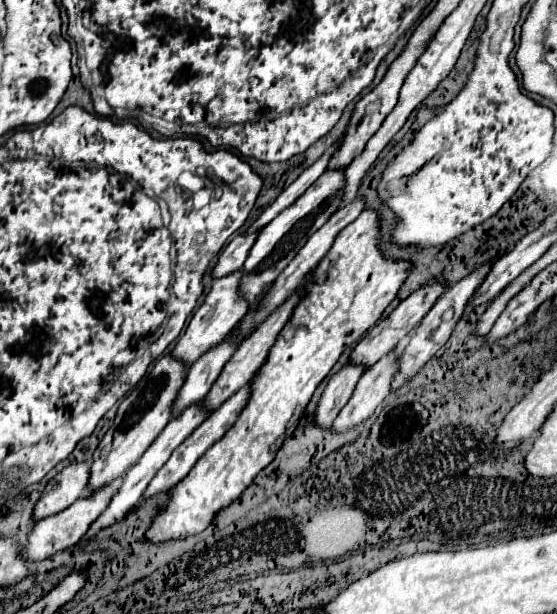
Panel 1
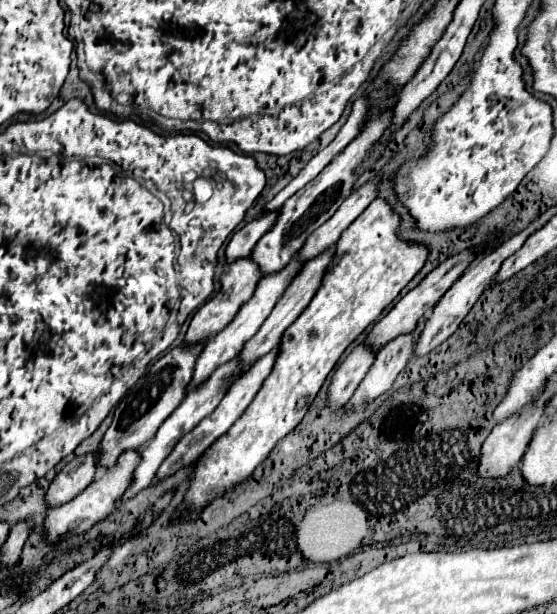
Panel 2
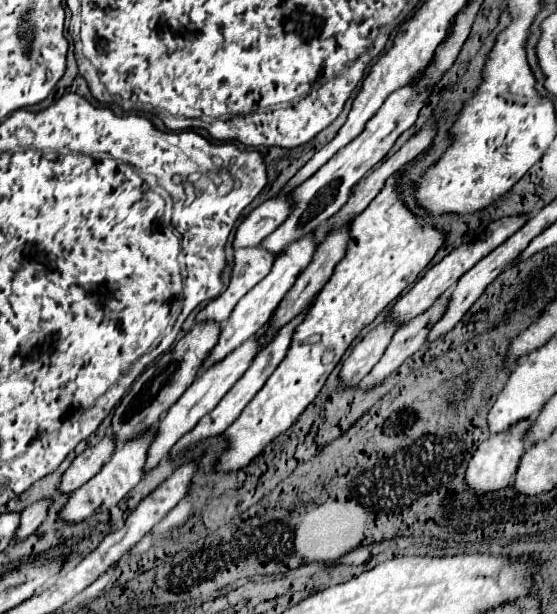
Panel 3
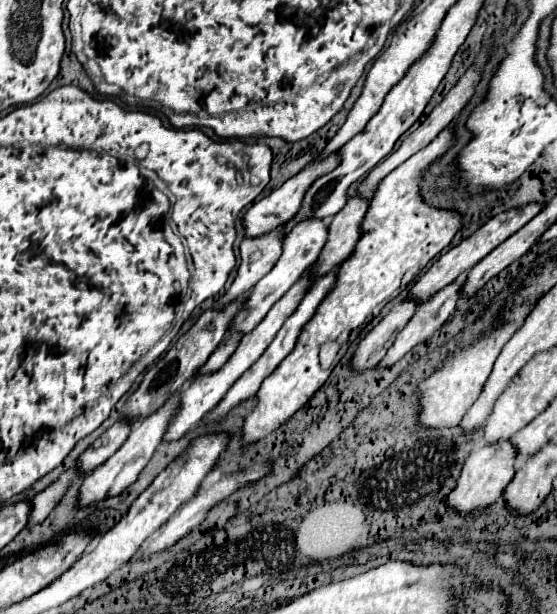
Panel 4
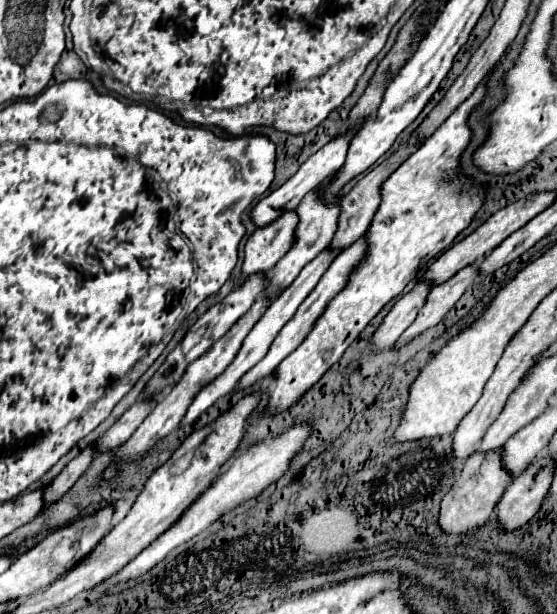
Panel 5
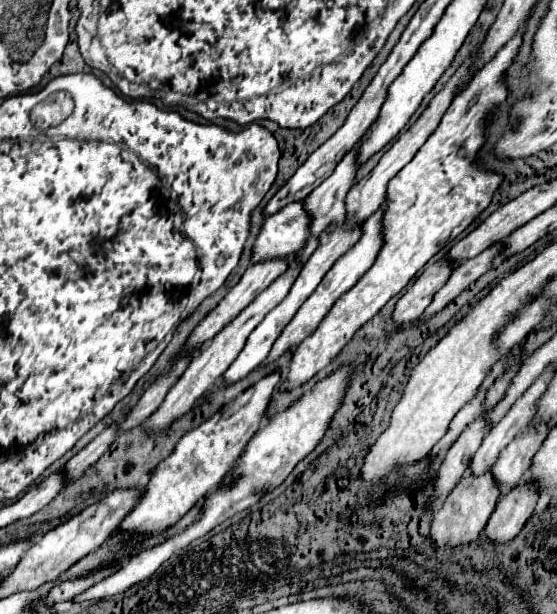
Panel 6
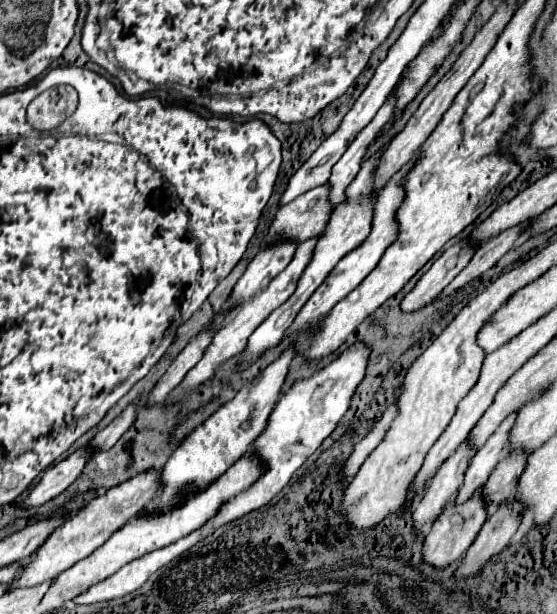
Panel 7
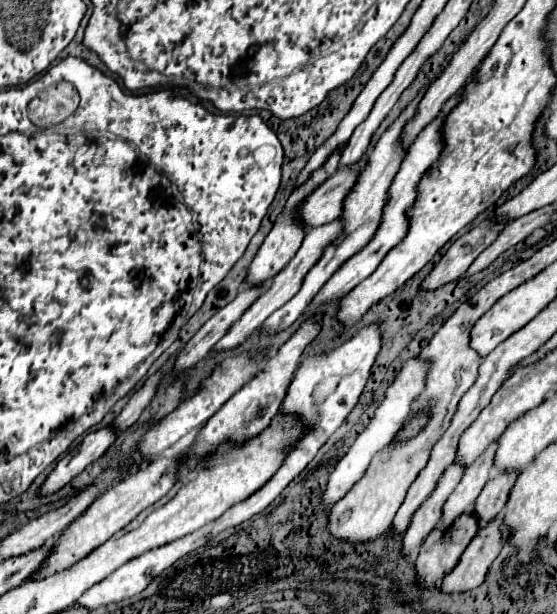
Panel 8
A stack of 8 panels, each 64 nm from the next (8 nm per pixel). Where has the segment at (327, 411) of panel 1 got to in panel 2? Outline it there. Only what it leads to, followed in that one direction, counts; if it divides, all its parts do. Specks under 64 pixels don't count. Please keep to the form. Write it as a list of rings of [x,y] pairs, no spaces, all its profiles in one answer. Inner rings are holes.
[[[360,342],[348,354],[348,358],[334,372],[332,384],[328,388],[328,404],[332,408],[344,406],[352,398],[354,390],[358,388],[358,384],[374,364],[374,360],[376,360],[376,350],[372,346],[366,346],[364,342]]]

